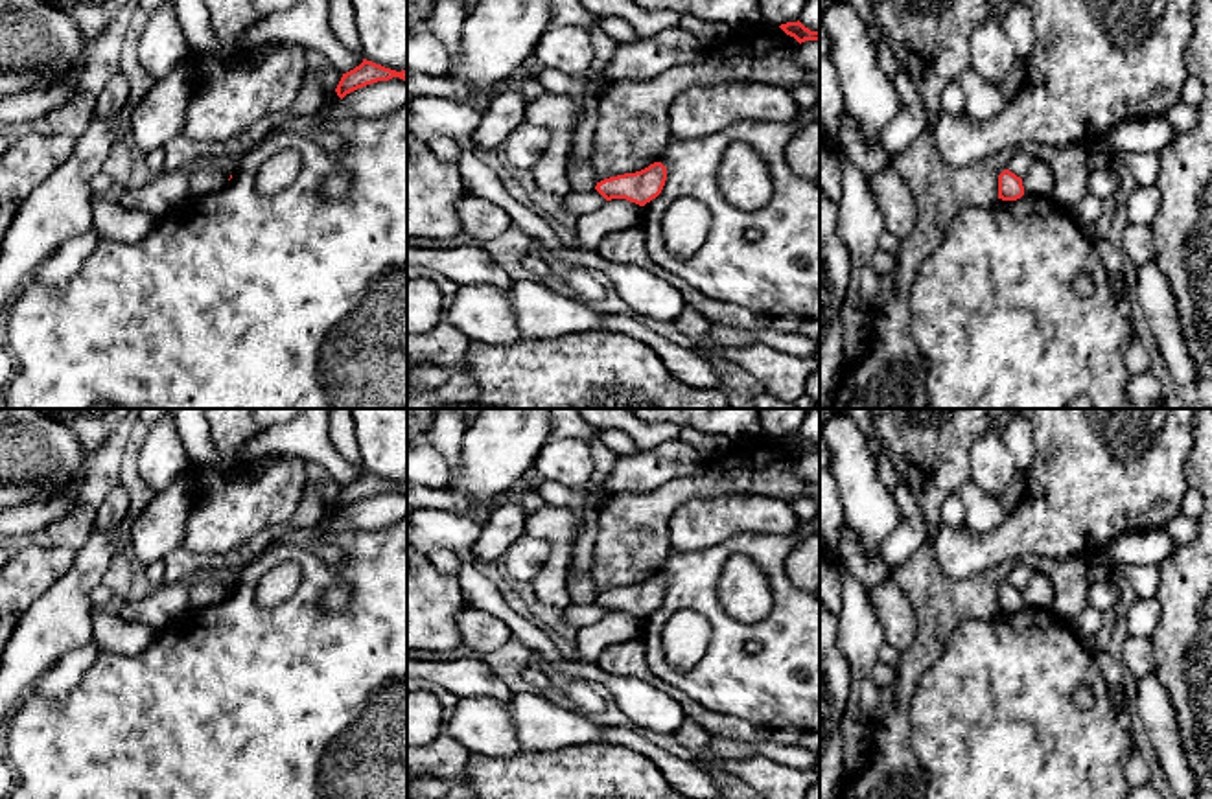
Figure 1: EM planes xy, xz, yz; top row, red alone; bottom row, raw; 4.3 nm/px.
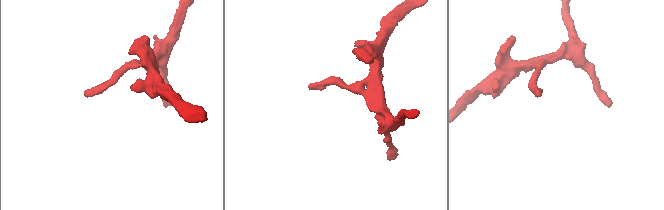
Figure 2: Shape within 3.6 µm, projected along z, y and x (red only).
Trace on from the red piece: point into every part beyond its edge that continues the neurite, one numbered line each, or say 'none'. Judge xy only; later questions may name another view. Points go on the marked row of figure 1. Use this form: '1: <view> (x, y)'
none

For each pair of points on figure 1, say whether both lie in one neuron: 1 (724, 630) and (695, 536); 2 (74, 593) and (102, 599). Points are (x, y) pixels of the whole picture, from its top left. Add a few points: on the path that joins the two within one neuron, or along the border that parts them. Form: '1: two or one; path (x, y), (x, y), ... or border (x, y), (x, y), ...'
1: two; border (739, 532), (710, 547), (673, 549)
2: two; border (100, 584), (91, 591), (91, 602), (96, 608)

